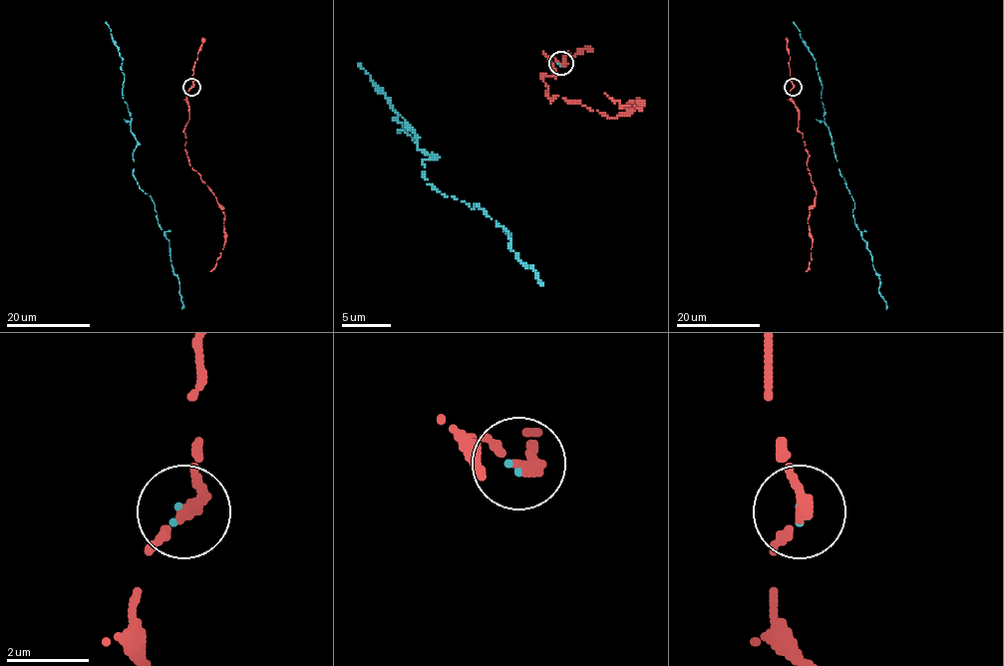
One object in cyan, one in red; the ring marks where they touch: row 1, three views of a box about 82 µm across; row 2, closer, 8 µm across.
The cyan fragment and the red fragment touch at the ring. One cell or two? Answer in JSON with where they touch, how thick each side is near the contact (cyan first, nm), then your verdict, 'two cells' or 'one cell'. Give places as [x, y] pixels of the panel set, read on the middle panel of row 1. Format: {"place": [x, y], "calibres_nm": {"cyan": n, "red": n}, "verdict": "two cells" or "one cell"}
{"place": [560, 63], "calibres_nm": {"cyan": 130, "red": 260}, "verdict": "one cell"}

